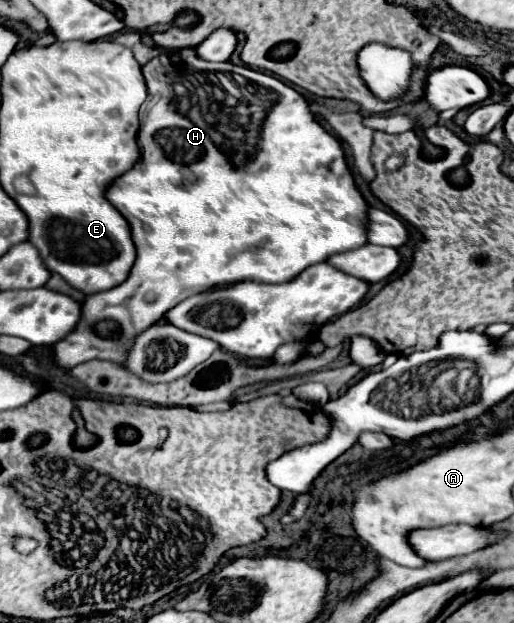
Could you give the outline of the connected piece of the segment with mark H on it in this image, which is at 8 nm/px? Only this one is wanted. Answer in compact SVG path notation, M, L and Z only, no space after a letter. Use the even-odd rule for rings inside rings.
M158 55L148 65L144 65L144 77L146 77L146 83L148 83L148 99L146 99L144 107L140 109L140 125L142 127L138 131L138 147L140 147L142 157L138 159L138 163L128 173L124 173L120 179L116 179L106 191L106 199L130 223L132 239L136 243L138 257L136 257L136 263L134 263L134 267L132 267L132 271L130 271L130 275L124 283L120 283L118 287L114 287L110 291L86 297L80 323L74 327L74 331L70 331L64 339L60 339L54 345L52 361L60 369L72 369L72 367L76 367L84 361L90 361L90 359L110 359L110 361L122 365L124 351L126 351L126 347L130 345L130 341L134 339L136 333L146 331L150 325L158 323L172 307L176 307L178 303L182 303L184 299L188 299L188 297L192 297L200 291L208 291L208 289L222 287L222 285L232 285L232 283L238 283L238 281L288 283L288 281L296 279L296 275L300 275L304 269L308 269L316 263L326 263L336 253L346 253L346 251L352 251L352 249L368 243L368 235L366 235L368 205L366 205L362 193L356 187L352 171L346 165L346 155L344 155L342 143L340 143L338 137L330 135L314 119L308 101L296 89L282 83L274 75L266 75L262 71L254 71L250 67L244 67L244 65L232 65L228 61L226 63L210 63L210 61L204 61L196 55L188 55L188 59L182 59L180 63L176 63L176 67L172 65L172 61L168 57ZM104 319L120 321L122 331L124 331L120 341L96 337L96 331L92 327L98 321L104 321Z

